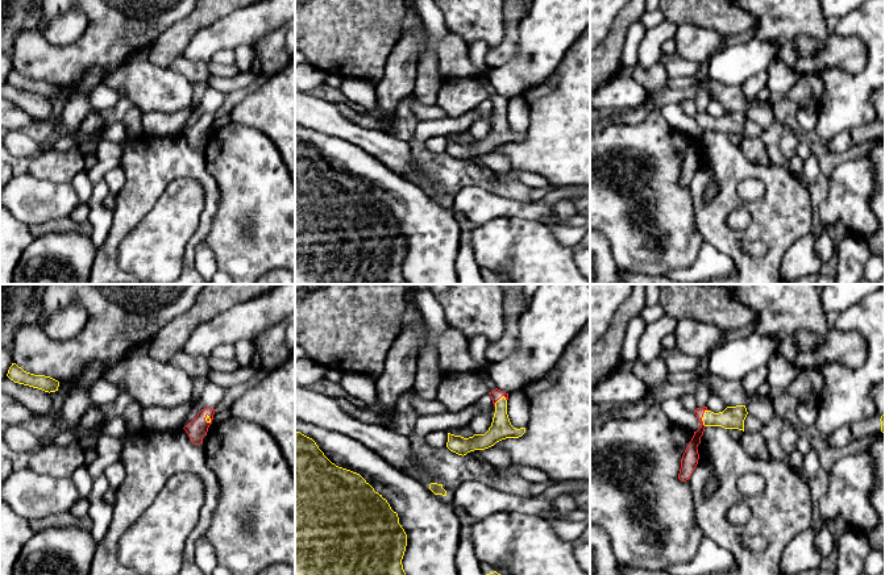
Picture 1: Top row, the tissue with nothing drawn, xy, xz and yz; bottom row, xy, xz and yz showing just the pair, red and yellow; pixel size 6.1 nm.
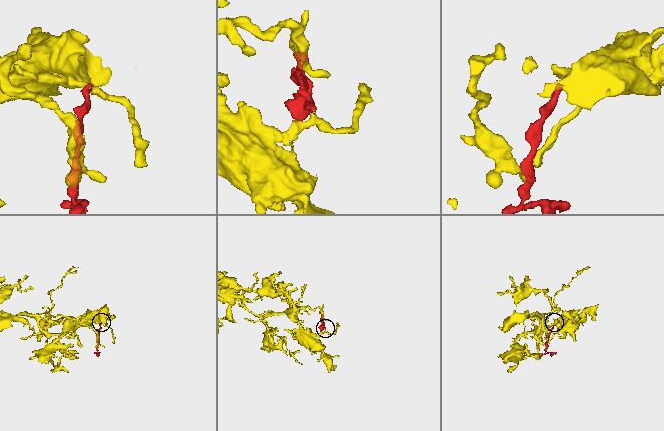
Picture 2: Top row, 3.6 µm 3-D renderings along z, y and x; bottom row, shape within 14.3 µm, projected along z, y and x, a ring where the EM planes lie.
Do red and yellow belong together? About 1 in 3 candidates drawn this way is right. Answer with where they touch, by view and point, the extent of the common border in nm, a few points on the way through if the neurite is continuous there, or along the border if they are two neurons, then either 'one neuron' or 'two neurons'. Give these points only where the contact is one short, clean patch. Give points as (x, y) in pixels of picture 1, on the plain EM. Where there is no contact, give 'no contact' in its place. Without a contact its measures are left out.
contact yz (701, 124); length 110 nm; way yz (690, 162), (701, 124), (732, 123); one neuron

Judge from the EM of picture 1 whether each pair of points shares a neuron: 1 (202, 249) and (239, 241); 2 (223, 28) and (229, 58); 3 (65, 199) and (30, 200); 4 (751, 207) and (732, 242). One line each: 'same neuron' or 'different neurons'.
1: different neurons
2: different neurons
3: same neuron
4: same neuron

